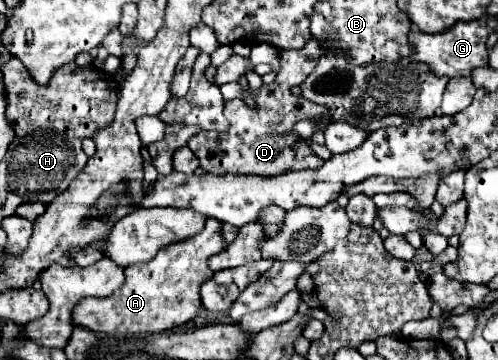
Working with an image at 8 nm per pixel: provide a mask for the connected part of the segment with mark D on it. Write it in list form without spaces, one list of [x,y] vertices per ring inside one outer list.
[[[311,38],[299,50],[283,50],[281,70],[277,72],[277,78],[271,84],[263,84],[259,94],[255,96],[257,108],[249,108],[247,104],[243,104],[241,96],[237,96],[239,102],[237,98],[227,102],[225,104],[227,120],[231,124],[229,132],[219,134],[219,132],[201,130],[191,138],[191,142],[187,142],[187,146],[197,154],[201,168],[211,174],[229,172],[229,174],[271,176],[271,174],[281,174],[283,170],[305,170],[305,168],[323,166],[323,160],[319,160],[313,154],[309,144],[293,132],[293,124],[309,116],[325,116],[327,110],[323,110],[323,106],[315,106],[313,102],[307,102],[305,98],[299,98],[289,92],[291,86],[297,86],[299,82],[303,82],[303,78],[307,78],[307,74],[315,68],[319,54],[321,54],[321,48],[315,38]]]

